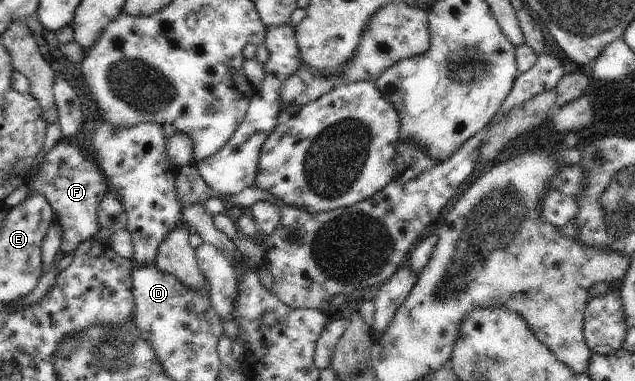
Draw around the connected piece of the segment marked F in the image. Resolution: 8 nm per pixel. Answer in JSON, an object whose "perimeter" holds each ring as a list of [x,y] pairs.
{"perimeter":[[[62,137],[57,141],[52,148],[43,157],[43,160],[38,166],[38,171],[27,179],[28,197],[34,195],[44,195],[50,206],[53,208],[55,222],[60,221],[62,243],[59,251],[64,255],[75,254],[76,249],[82,244],[86,243],[95,235],[95,228],[99,222],[97,217],[98,207],[100,201],[107,193],[111,193],[107,176],[101,171],[99,164],[95,161],[95,156],[87,149],[80,147],[80,144],[74,137]]]}

